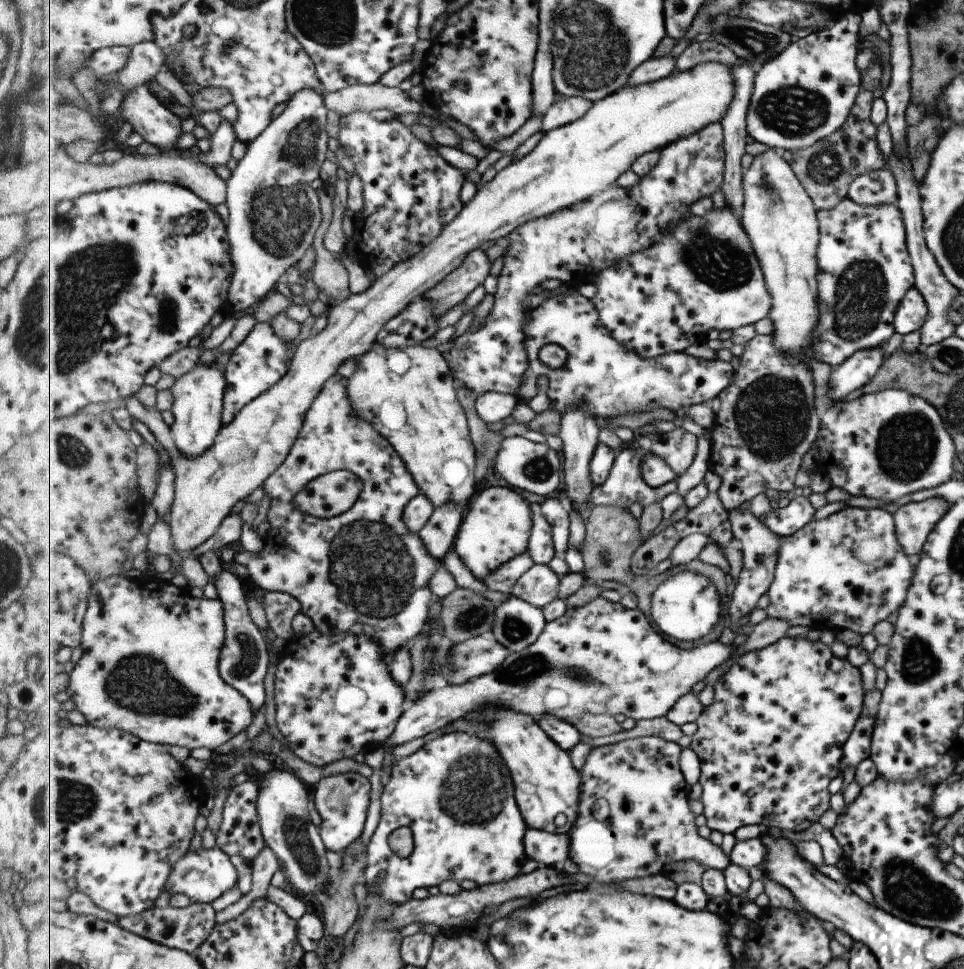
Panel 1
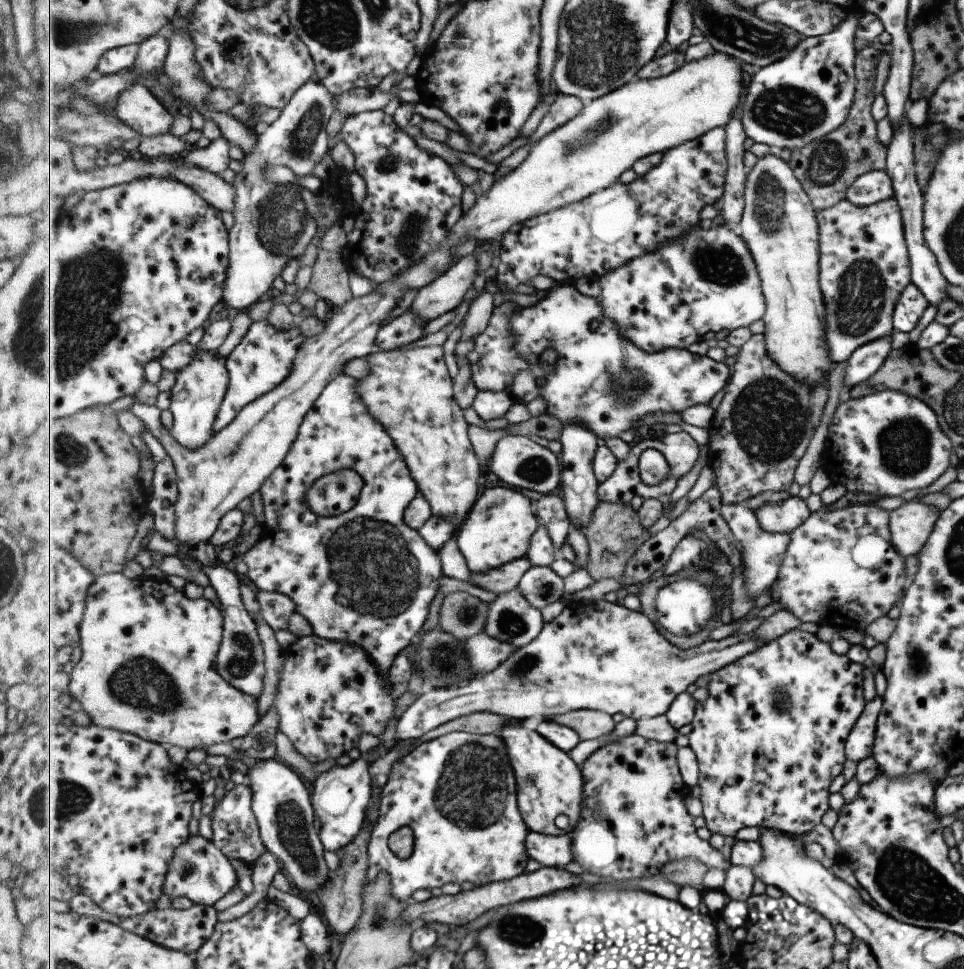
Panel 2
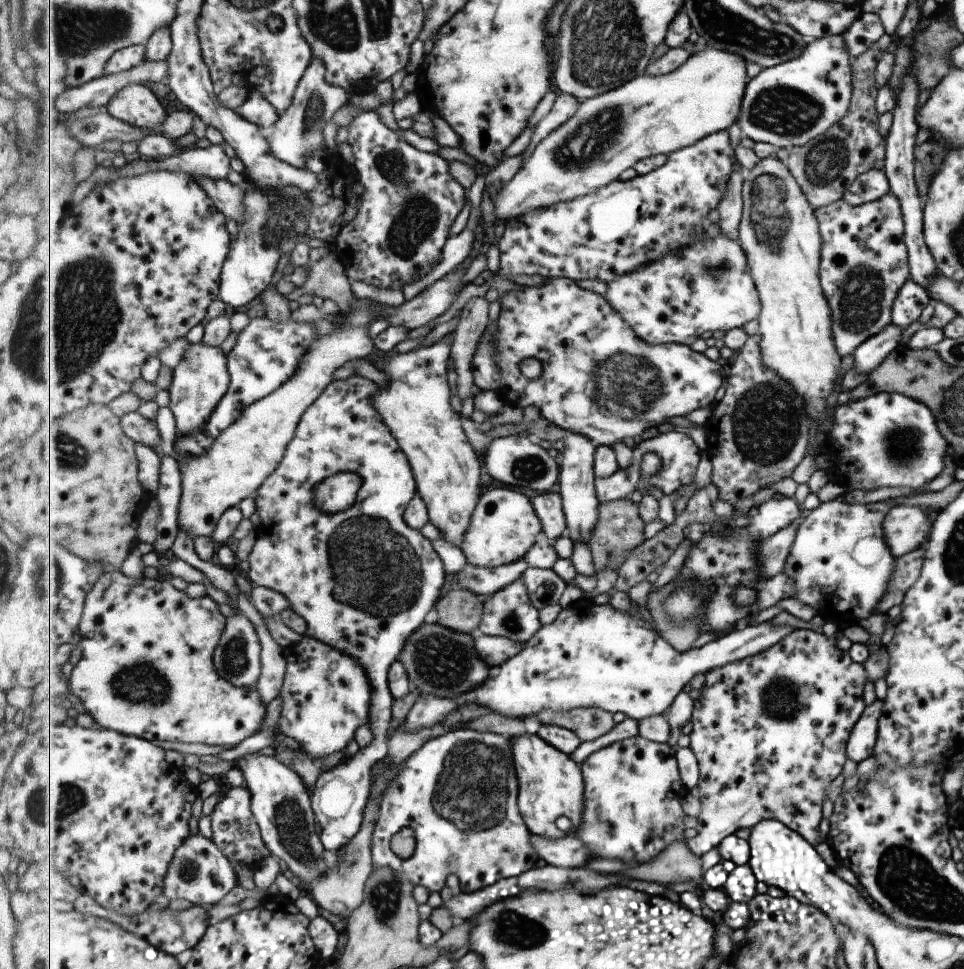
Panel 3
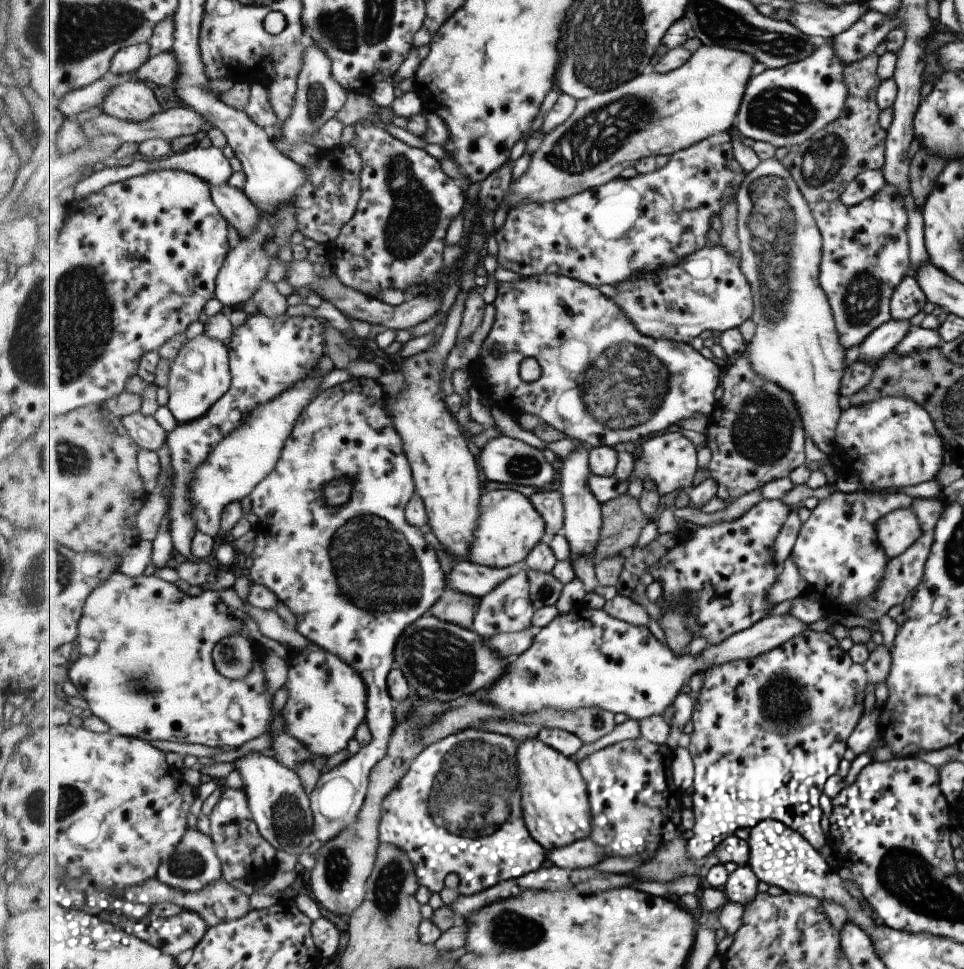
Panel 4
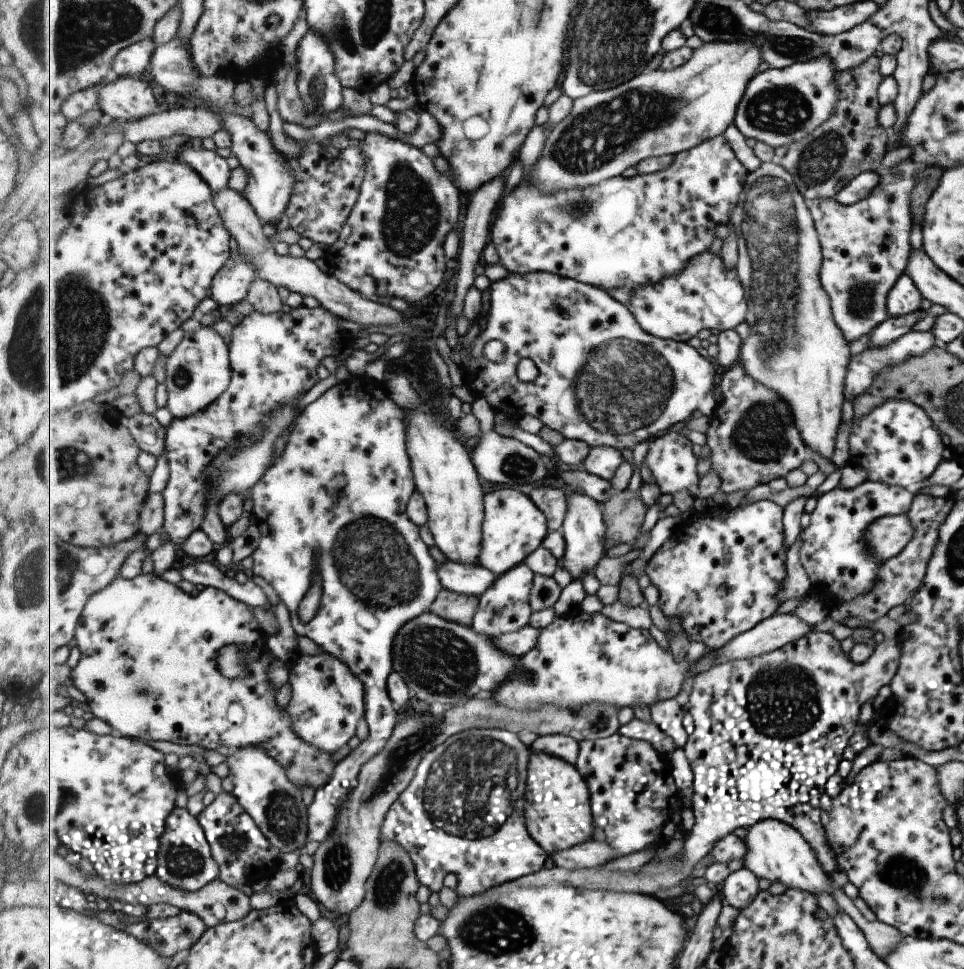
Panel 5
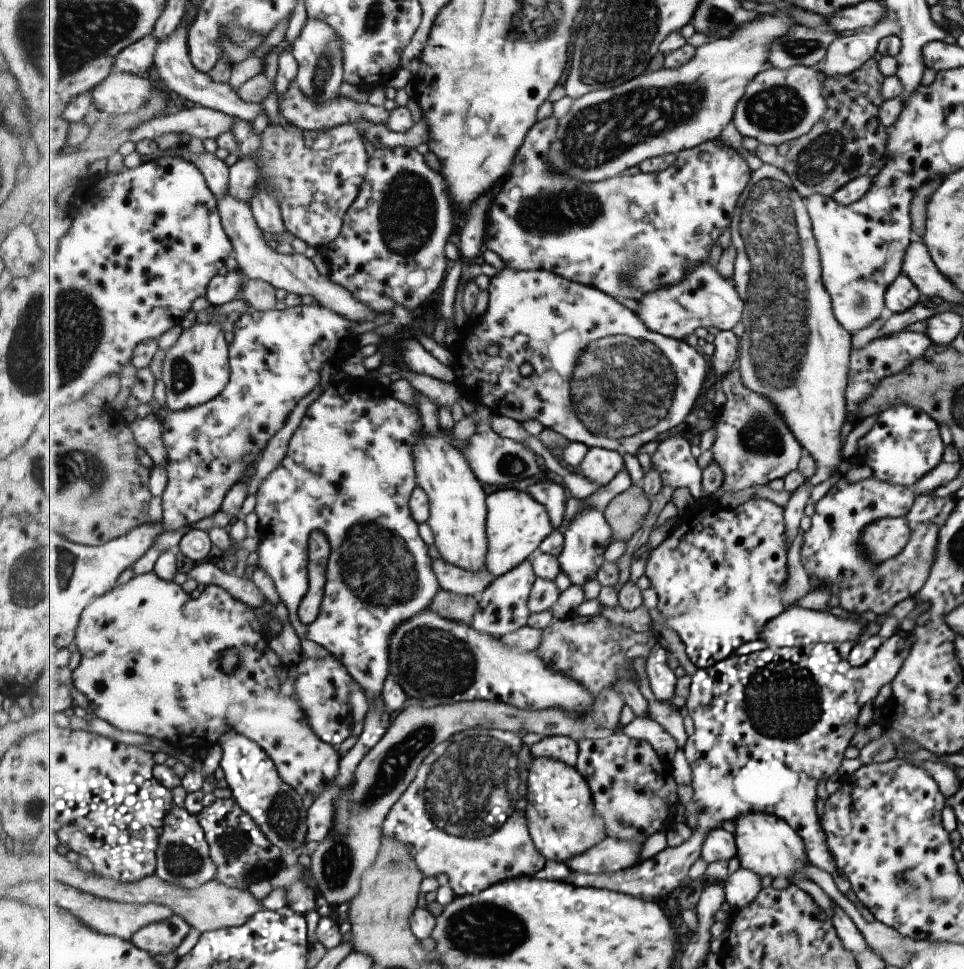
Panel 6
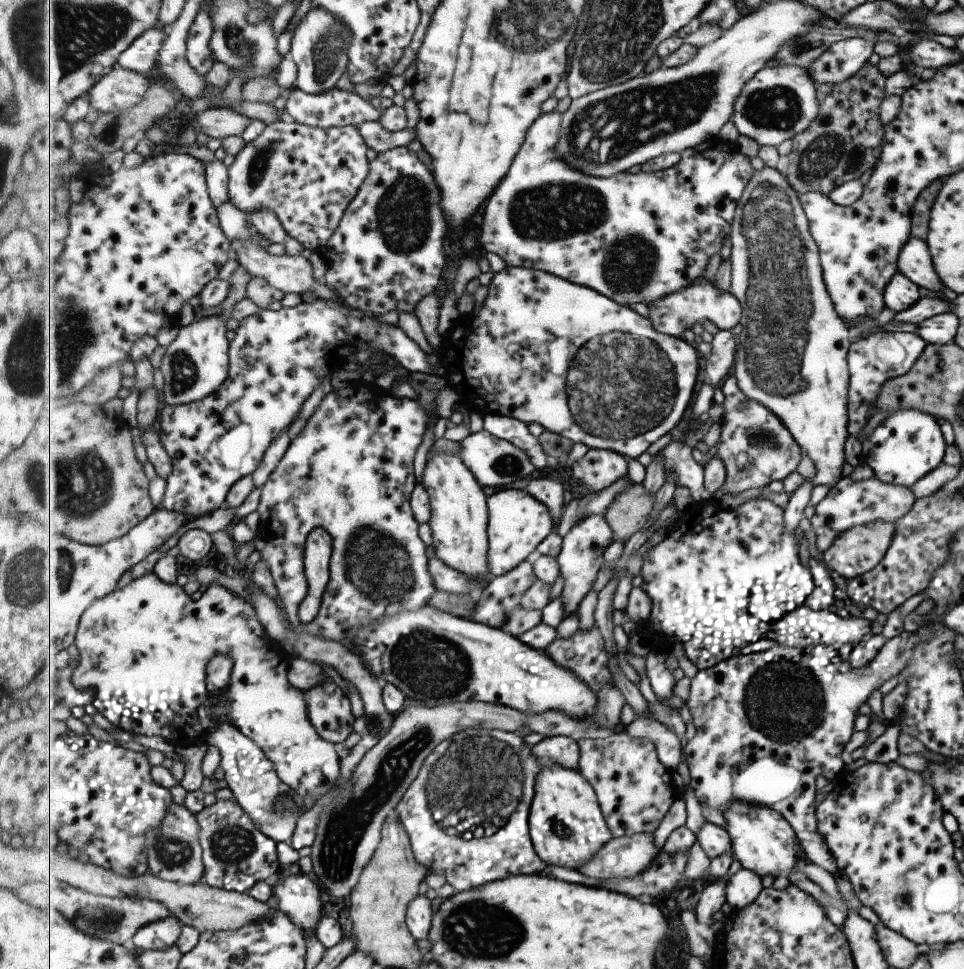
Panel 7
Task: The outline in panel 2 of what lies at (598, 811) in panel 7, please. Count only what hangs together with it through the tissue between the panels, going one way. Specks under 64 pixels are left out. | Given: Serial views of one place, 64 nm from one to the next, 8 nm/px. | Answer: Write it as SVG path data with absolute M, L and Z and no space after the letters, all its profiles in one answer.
M511 723L499 736L506 745L511 765L514 768L514 774L518 781L519 809L530 831L558 836L562 832L557 829L557 824L554 822L559 814L568 817L570 820L569 829L575 828L581 818L581 808L585 798L586 781L583 779L582 768L571 759L569 753L552 744L542 733L529 729L521 723Z

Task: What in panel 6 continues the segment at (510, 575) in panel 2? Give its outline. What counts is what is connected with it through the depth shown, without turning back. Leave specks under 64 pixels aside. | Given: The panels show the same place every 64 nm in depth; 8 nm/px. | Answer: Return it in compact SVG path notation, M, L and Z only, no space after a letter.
M441 557L434 560L434 569L442 590L460 595L480 596L495 579L489 570L469 572L445 562Z

